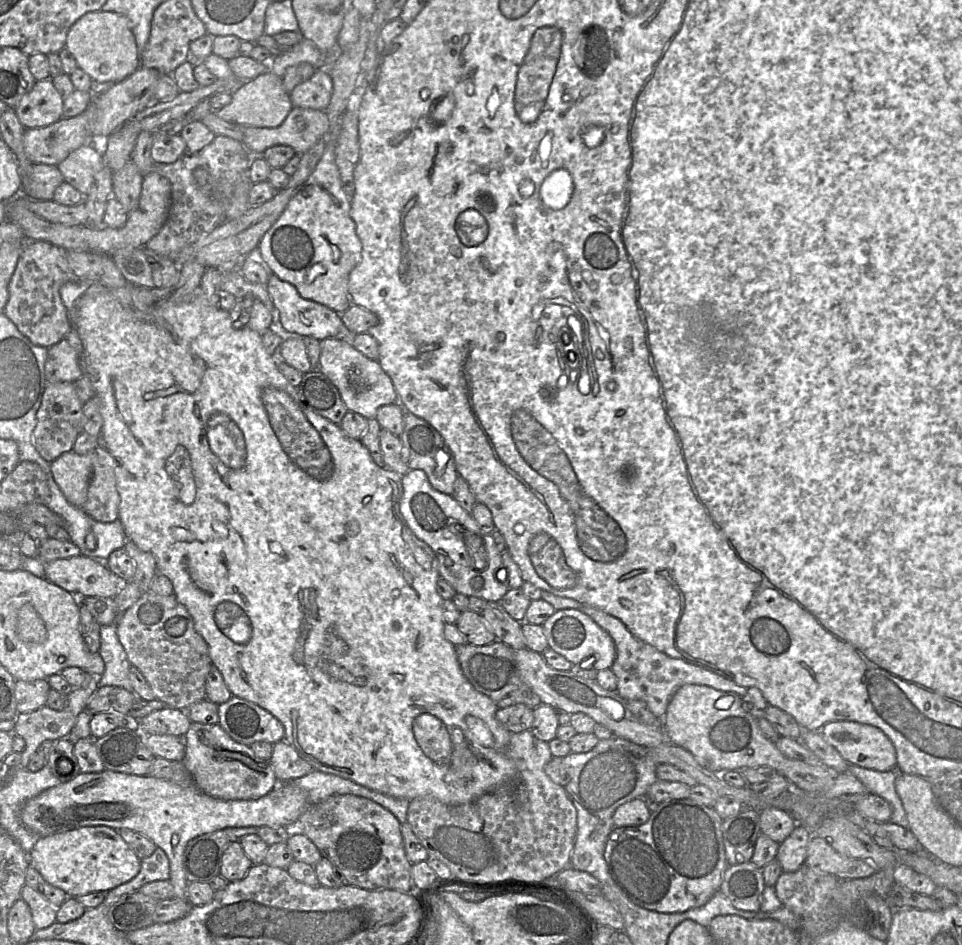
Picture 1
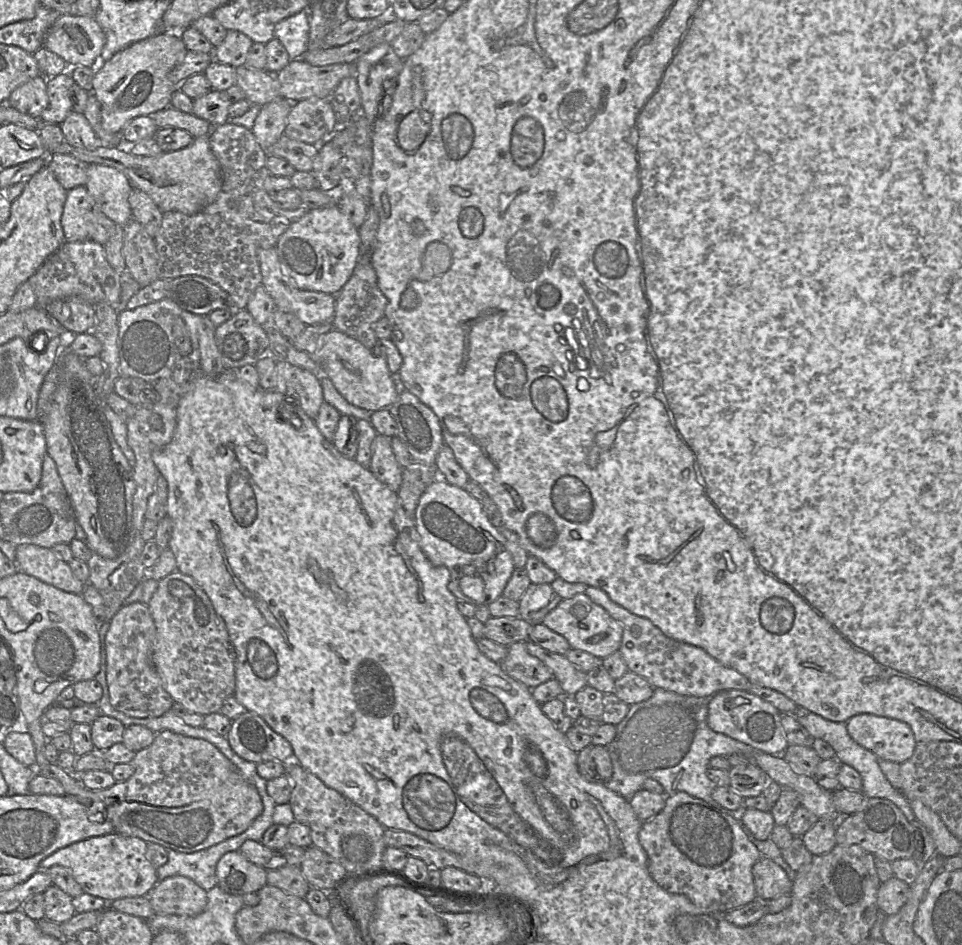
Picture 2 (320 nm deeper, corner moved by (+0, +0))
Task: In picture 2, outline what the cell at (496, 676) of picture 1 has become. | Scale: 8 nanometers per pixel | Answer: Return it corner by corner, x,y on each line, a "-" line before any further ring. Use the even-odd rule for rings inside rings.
525,641
510,644
500,666
507,675
530,689
553,677
552,671
527,651

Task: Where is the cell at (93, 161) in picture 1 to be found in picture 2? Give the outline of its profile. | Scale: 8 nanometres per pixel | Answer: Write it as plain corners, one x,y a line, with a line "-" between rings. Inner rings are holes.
88,164
86,189
94,198
102,213
118,226
125,226
132,218
132,210
129,204
129,195
133,189
130,180
121,171
106,165

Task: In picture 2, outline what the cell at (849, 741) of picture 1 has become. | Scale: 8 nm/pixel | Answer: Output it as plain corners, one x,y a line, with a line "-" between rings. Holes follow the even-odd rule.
862,713
845,725
851,738
879,759
901,764
912,757
917,745
911,727
897,719

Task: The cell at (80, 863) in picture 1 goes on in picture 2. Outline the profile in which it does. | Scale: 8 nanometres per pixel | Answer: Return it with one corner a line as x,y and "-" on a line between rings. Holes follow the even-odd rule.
117,832
90,837
61,848
40,862
40,869
54,865
68,868
83,892
108,903
126,897
146,896
157,884
157,869
146,857
147,842

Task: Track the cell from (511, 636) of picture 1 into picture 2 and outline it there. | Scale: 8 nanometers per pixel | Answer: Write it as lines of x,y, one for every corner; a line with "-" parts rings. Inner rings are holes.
528,640
525,642
527,651
552,671
553,678
560,683
564,695
574,696
587,685
587,674
576,668
565,655
546,650

